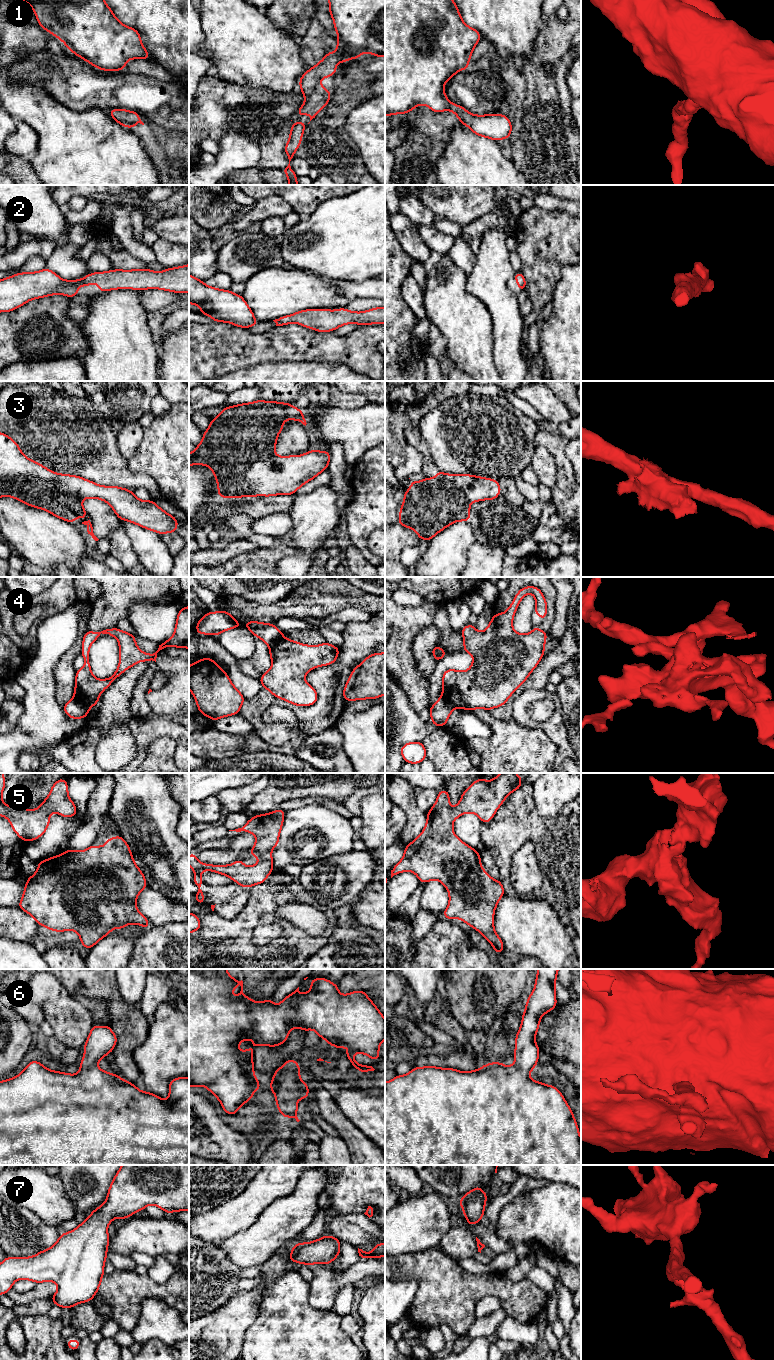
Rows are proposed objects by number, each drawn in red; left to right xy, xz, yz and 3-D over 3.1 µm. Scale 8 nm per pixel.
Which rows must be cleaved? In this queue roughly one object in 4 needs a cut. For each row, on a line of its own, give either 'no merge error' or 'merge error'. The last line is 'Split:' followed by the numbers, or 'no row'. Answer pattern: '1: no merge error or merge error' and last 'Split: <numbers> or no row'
1: no merge error
2: no merge error
3: no merge error
4: merge error
5: no merge error
6: no merge error
7: no merge error
Split: 4

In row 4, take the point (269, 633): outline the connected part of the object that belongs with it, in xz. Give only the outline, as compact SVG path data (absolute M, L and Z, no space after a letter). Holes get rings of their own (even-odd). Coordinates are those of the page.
M247 621L244 626L248 628L254 636L264 641L269 647L274 646L276 641L281 639L284 634L275 624Z

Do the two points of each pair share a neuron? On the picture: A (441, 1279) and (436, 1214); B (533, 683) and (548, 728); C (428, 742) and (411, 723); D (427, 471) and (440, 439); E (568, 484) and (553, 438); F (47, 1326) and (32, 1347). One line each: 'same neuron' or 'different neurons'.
A: different neurons
B: different neurons
C: different neurons
D: different neurons
E: same neuron
F: same neuron

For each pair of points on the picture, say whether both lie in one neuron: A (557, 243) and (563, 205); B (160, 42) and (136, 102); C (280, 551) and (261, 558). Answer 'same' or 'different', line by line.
A: different
B: different
C: same

